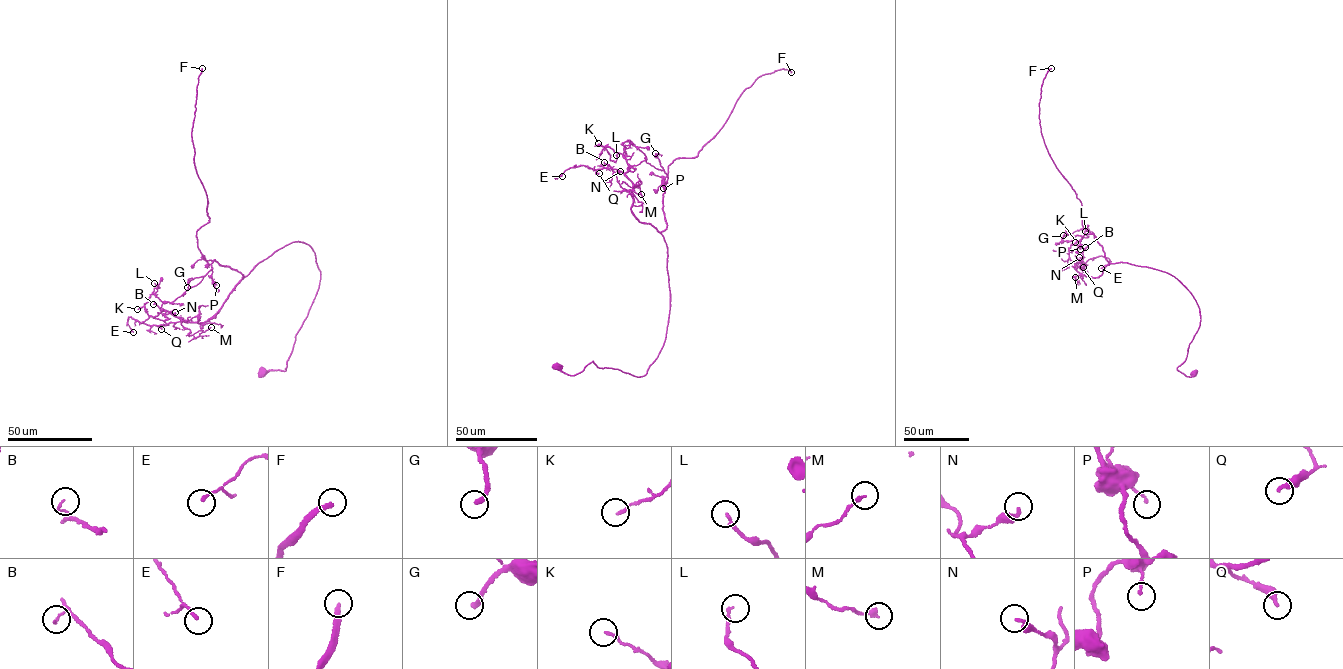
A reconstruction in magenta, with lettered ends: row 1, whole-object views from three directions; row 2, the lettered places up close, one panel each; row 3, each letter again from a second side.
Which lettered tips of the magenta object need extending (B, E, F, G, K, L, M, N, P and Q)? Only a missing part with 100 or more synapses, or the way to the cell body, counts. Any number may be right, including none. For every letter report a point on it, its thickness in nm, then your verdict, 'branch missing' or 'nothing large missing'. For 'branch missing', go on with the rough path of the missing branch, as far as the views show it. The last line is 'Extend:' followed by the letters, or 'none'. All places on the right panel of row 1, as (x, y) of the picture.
B: place (1085, 247); calibre 90 nm; nothing large missing
E: place (1101, 268); calibre 130 nm; nothing large missing
F: place (1051, 68); calibre 240 nm; branch missing; course (1051, 68), (1092, 36), (1131, 36), (1141, 20), (1165, 15), (1164, 20)
G: place (1063, 235); calibre 240 nm; branch missing; course (1063, 235), (1057, 252), (1077, 266), (1082, 265)
K: place (1075, 242); calibre 160 nm; nothing large missing
L: place (1085, 231); calibre 180 nm; nothing large missing
M: place (1075, 277); calibre 200 nm; nothing large missing
N: place (1079, 257); calibre 320 nm; nothing large missing
P: place (1080, 249); calibre 160 nm; nothing large missing
Q: place (1083, 267); calibre 360 nm; nothing large missing
Extend: F, G

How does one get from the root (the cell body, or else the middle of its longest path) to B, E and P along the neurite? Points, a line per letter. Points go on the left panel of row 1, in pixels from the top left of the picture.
B: (261, 373), (285, 370), (314, 299), (320, 271), (309, 245), (292, 242), (255, 265), (204, 322), (153, 304)
E: (261, 373), (285, 370), (318, 288), (304, 243), (255, 265), (204, 322), (129, 316), (133, 332)
P: (261, 373), (285, 370), (319, 284), (315, 252), (292, 242), (241, 279), (214, 260), (216, 285)

